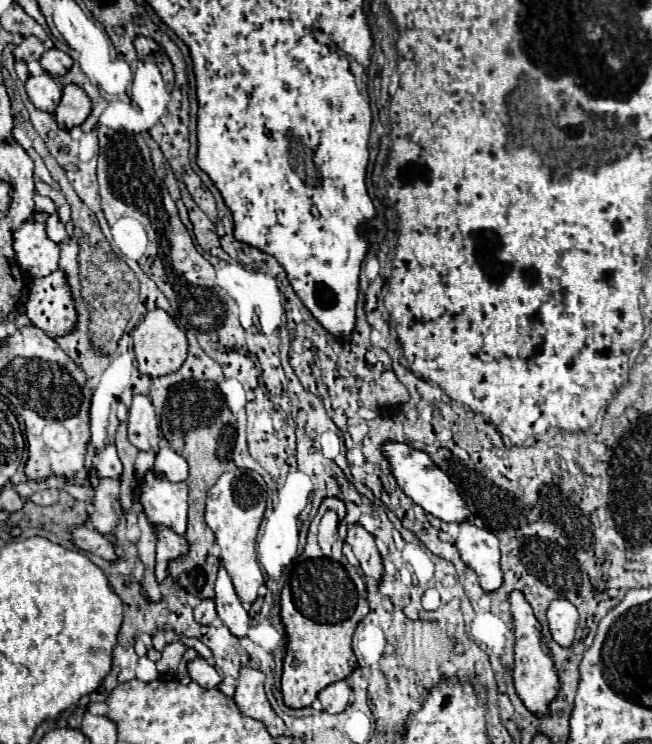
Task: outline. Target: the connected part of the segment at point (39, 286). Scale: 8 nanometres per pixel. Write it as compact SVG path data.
M54 270L50 276L34 280L26 298L26 316L44 330L52 340L76 330L78 314L72 300L72 290L64 270Z

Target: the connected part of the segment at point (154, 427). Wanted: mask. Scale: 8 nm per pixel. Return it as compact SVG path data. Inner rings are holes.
M134 396L128 410L128 438L138 450L158 452L158 420L148 396Z

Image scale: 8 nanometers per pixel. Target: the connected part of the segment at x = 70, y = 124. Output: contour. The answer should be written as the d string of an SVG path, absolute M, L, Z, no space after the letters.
M68 84L62 92L62 100L56 108L56 122L62 130L72 130L80 126L92 112L88 94L74 84Z

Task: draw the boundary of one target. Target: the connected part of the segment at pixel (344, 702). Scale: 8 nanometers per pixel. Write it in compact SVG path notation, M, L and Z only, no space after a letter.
M346 680L334 682L318 694L318 700L322 702L322 706L328 714L344 712L348 706L348 698L350 698L350 686Z

